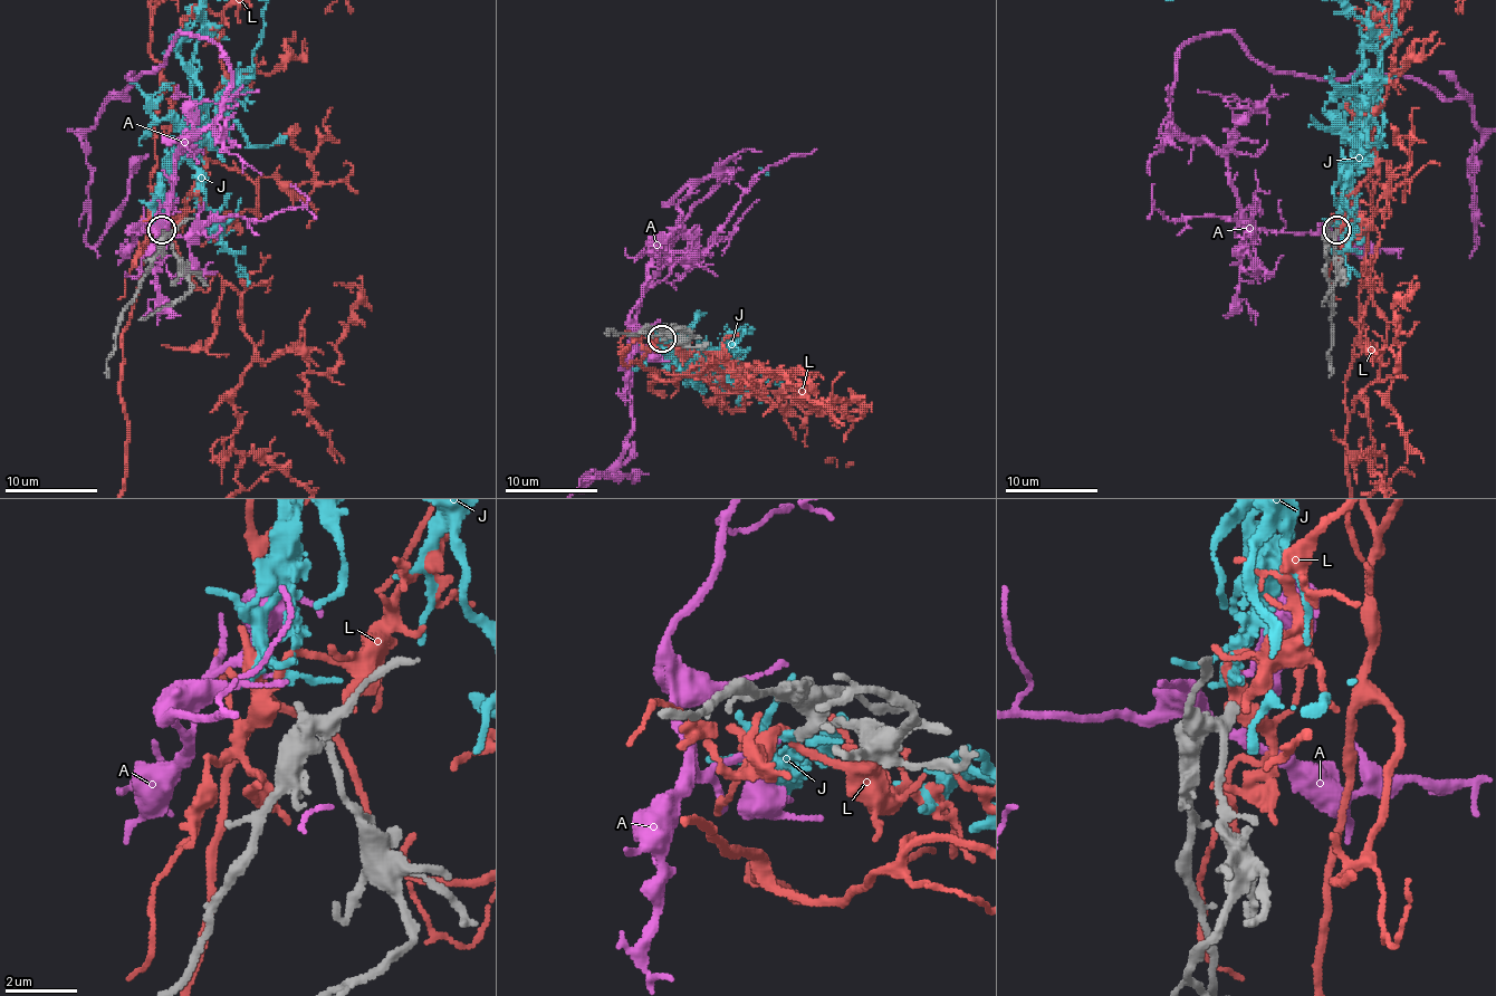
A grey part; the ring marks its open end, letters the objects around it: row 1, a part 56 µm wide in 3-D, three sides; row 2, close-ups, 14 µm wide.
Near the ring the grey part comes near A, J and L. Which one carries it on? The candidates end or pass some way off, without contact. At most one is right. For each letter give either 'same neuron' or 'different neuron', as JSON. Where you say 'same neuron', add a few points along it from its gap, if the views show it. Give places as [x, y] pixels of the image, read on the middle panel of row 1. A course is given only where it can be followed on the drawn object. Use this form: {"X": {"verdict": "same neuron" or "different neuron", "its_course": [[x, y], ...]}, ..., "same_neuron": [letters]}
{"A": {"verdict": "different neuron"}, "J": {"verdict": "same neuron"}, "L": {"verdict": "different neuron"}, "same_neuron": ["J"]}

